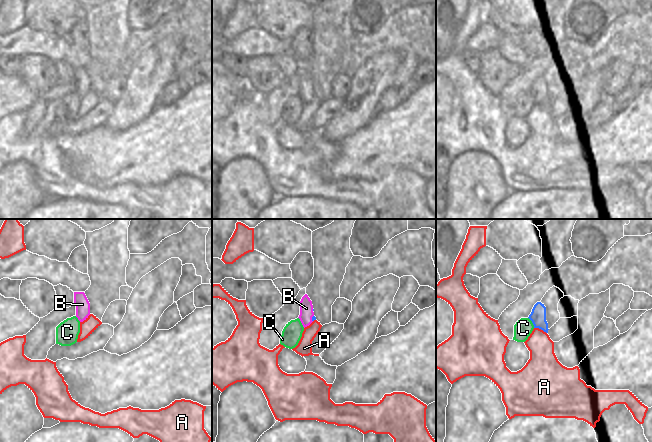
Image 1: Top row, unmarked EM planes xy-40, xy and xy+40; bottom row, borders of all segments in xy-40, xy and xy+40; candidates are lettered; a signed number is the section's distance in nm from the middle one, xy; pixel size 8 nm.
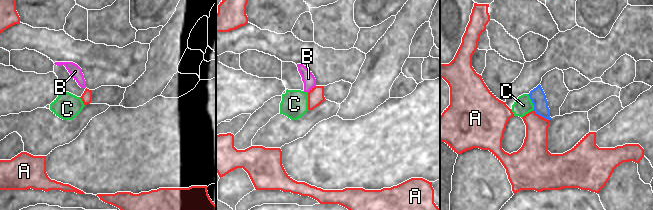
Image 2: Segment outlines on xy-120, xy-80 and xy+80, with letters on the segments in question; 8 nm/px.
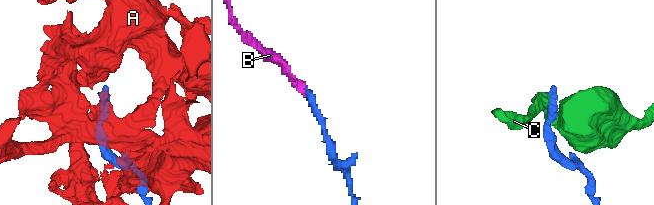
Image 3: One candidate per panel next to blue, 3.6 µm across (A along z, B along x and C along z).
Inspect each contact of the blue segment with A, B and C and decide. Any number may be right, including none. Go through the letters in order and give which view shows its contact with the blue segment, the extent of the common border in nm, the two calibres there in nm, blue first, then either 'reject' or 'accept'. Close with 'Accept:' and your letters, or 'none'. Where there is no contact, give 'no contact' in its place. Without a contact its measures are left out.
A: xy+40 | 120 nm | 130/200 nm | reject
B: xy | 60 nm | 30/110 nm | accept
C: xy+40 | 100 nm | 130/150 nm | reject
Accept: B

